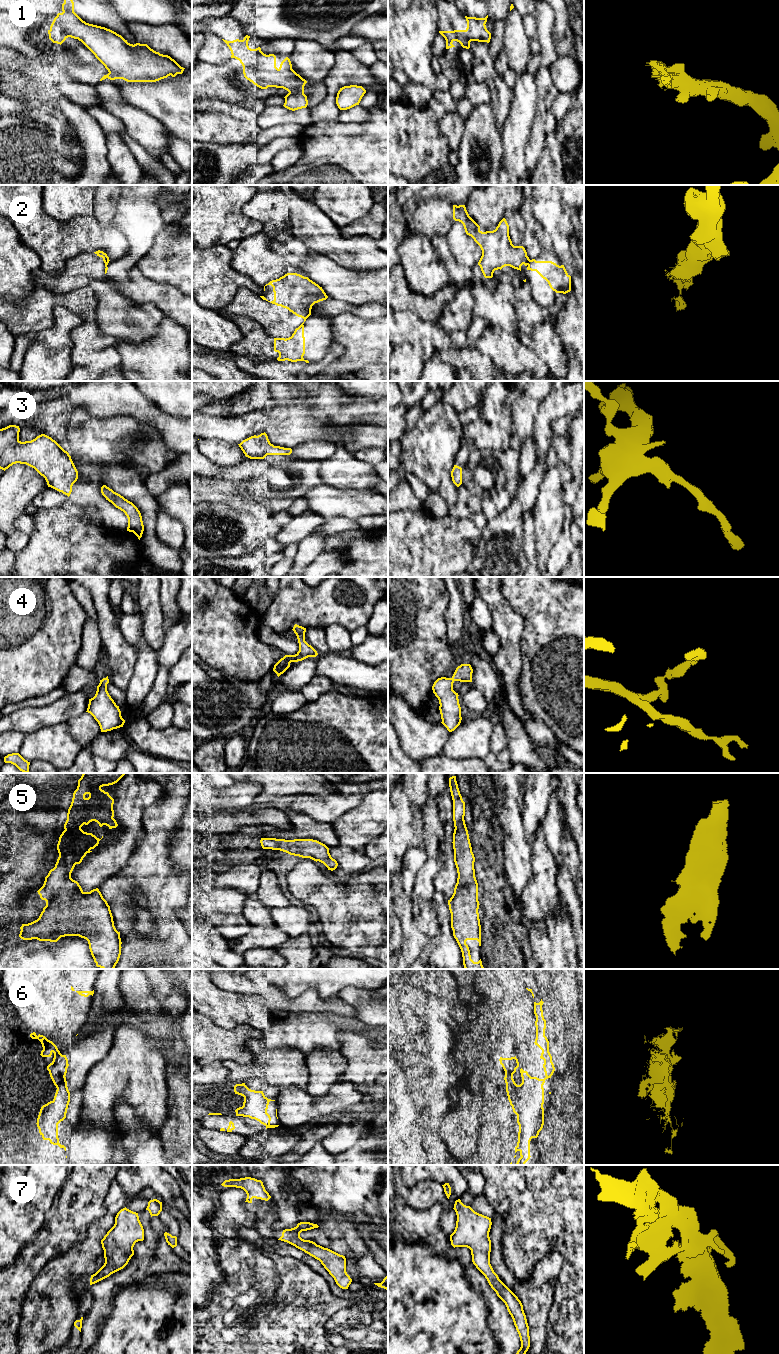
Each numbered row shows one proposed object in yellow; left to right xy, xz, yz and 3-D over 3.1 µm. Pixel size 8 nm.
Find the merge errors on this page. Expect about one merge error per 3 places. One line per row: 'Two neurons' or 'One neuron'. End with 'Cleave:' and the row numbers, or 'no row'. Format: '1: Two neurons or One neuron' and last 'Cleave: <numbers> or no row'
1: One neuron
2: Two neurons
3: One neuron
4: One neuron
5: One neuron
6: One neuron
7: One neuron
Cleave: 2

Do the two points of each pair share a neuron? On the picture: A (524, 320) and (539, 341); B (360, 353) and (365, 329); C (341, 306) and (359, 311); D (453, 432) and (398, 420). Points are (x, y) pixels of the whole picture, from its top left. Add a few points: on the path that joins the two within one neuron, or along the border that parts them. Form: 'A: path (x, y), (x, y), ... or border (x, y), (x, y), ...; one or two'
A: border (545, 321), (538, 322), (529, 335); two
B: path (362, 347), (365, 343), (365, 335); one
C: path (345, 307), (355, 310); one
D: border (407, 429), (399, 439); two

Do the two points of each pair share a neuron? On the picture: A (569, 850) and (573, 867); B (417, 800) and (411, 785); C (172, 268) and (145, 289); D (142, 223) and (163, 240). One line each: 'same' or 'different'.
A: same
B: same
C: different
D: different

